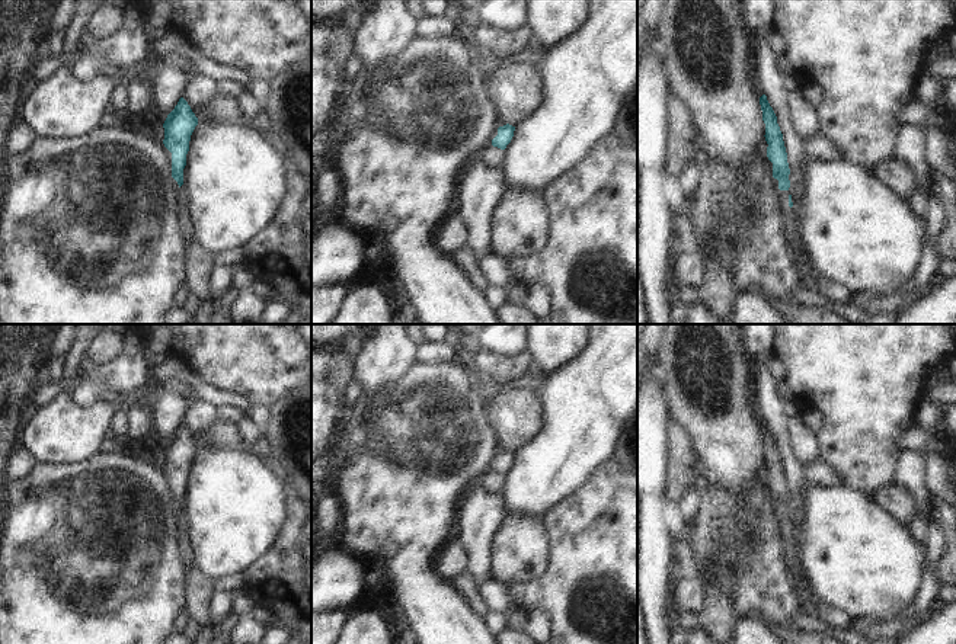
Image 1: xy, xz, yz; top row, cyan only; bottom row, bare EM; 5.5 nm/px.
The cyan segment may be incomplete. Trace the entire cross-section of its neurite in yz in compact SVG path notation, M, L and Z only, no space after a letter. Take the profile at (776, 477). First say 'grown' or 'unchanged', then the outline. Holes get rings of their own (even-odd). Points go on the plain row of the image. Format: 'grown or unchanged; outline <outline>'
unchanged; outline M762 420L760 423L760 430L762 436L762 446L765 449L765 467L767 472L767 483L773 488L773 503L778 506L780 516L789 516L790 513L790 494L787 488L787 478L783 467L783 459L777 449L777 442L770 432L767 422Z

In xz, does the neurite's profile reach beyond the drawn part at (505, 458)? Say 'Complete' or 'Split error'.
Complete.

